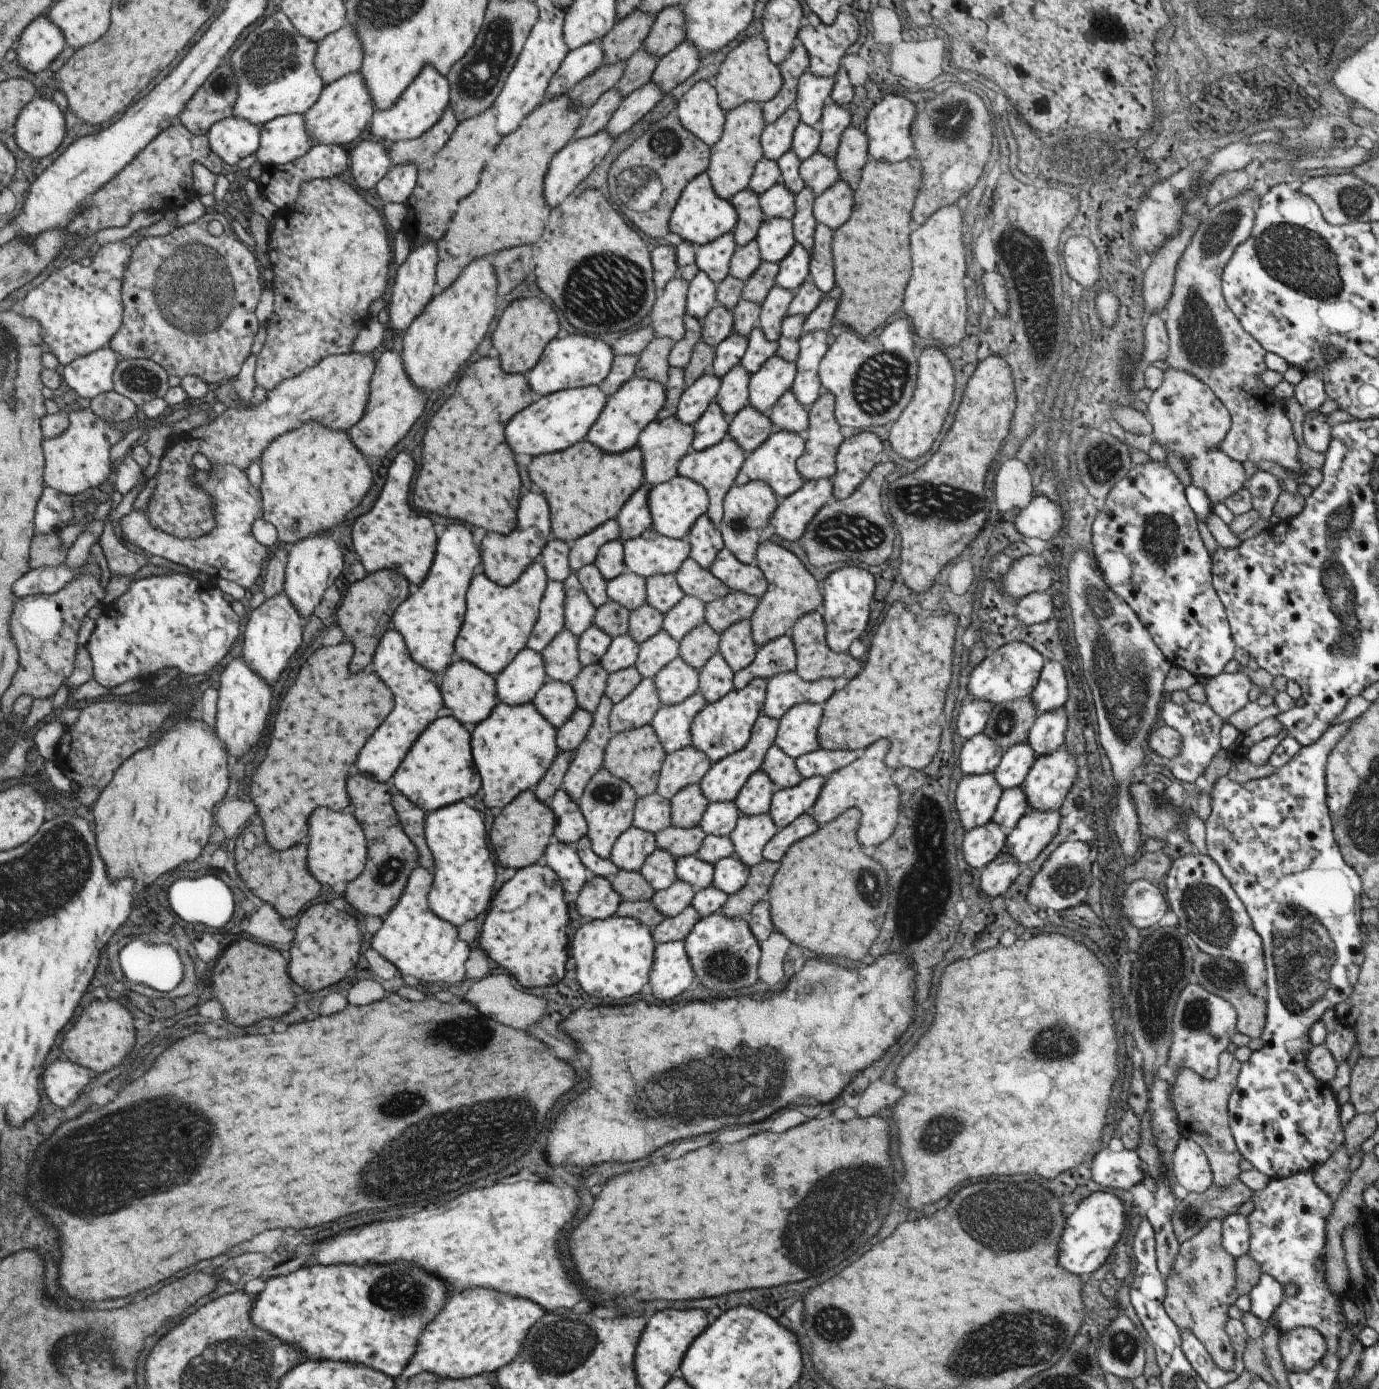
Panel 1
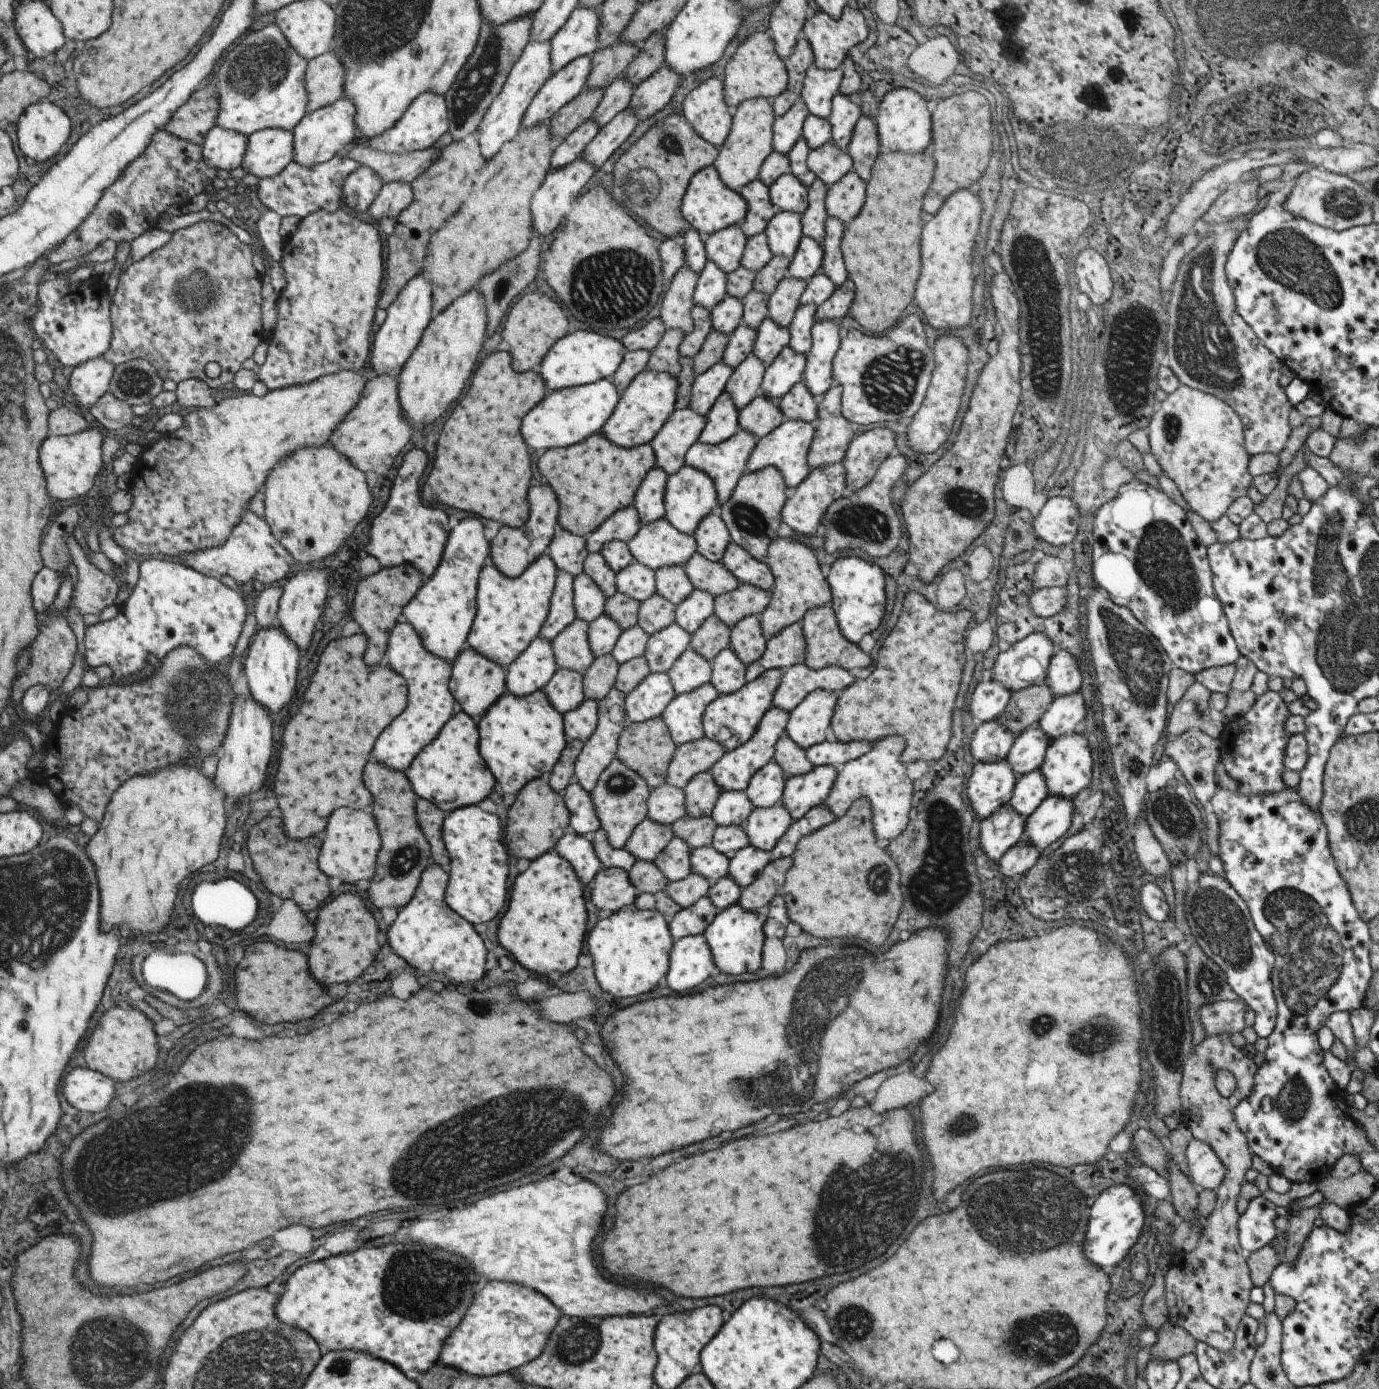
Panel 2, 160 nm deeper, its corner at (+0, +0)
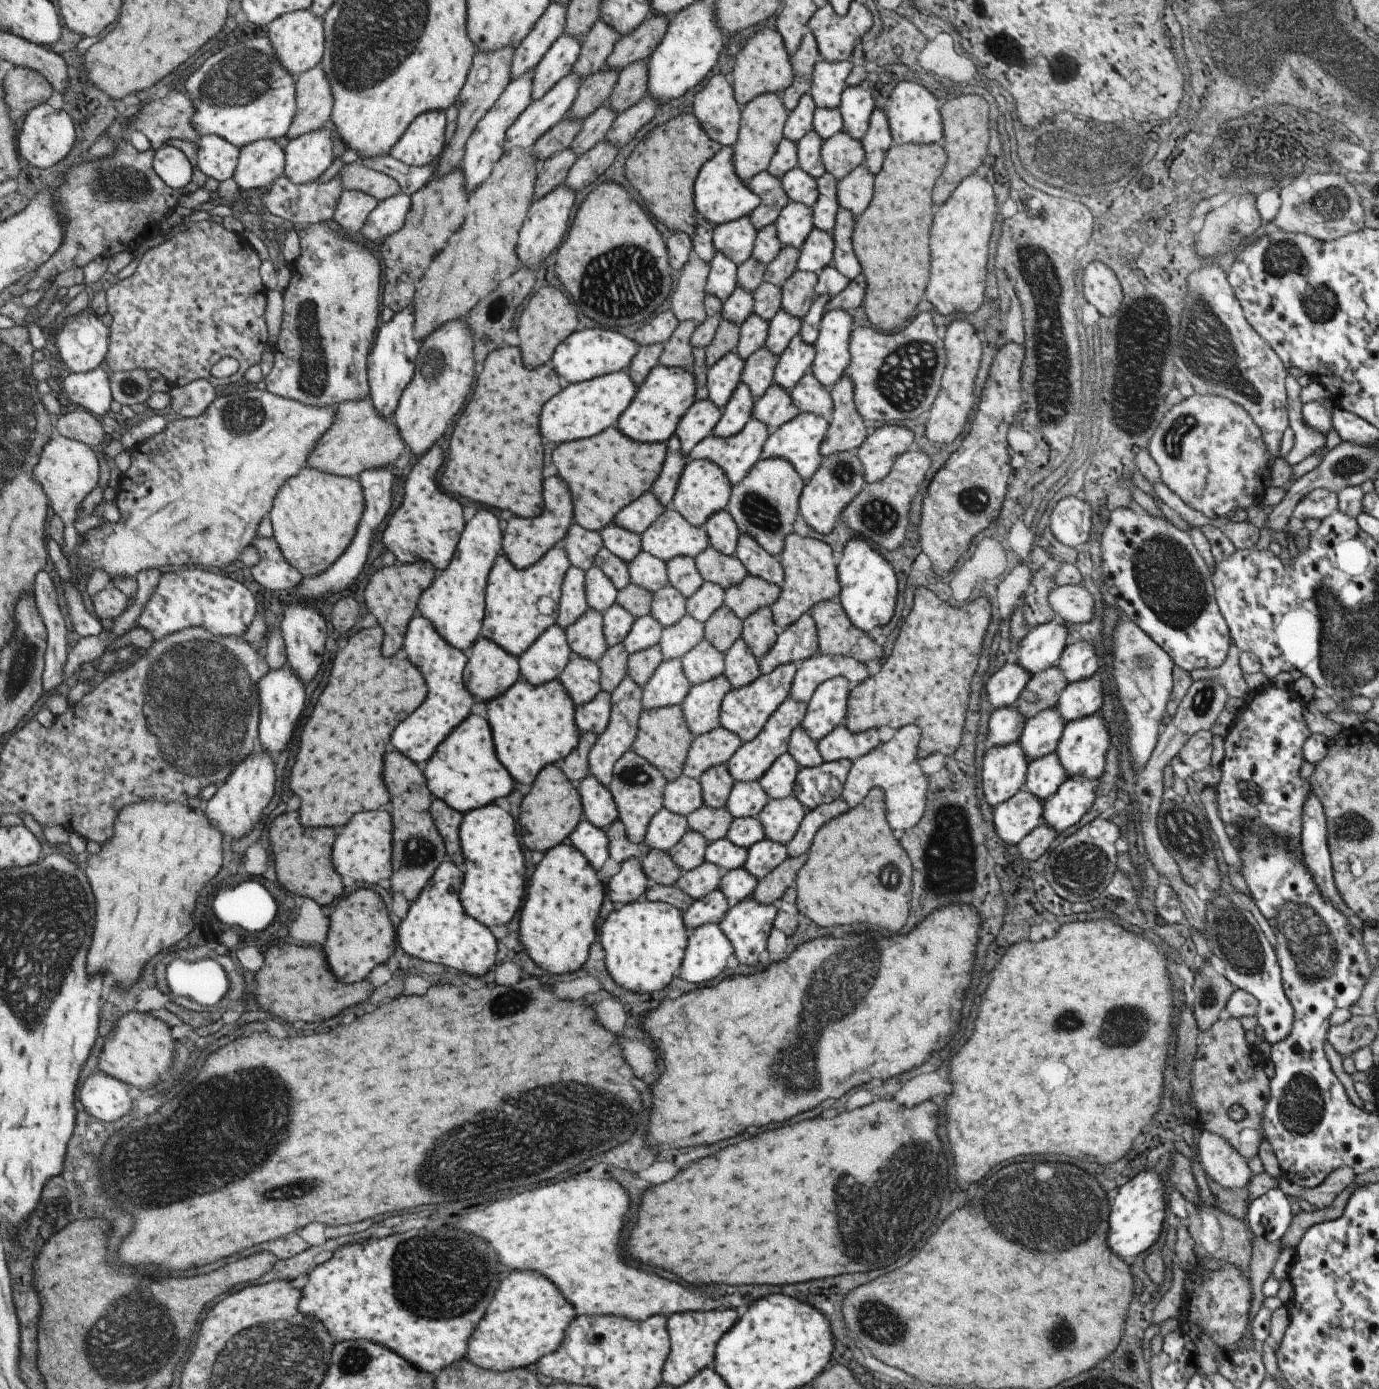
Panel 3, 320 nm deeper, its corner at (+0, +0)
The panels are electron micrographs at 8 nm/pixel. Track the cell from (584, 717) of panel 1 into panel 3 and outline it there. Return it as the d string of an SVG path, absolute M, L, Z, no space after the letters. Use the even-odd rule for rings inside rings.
M599 691L589 702L575 706L574 723L581 733L600 735L610 717L610 693Z

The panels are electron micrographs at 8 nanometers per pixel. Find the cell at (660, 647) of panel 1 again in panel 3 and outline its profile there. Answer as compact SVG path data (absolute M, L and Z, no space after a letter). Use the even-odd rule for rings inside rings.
M685 613L675 624L662 628L657 644L662 660L681 658L704 638L704 624Z

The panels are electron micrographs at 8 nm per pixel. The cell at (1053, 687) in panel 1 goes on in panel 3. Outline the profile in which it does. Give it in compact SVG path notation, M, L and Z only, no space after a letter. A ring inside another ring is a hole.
M1087 641L1067 642L1057 662L1058 669L1068 683L1094 676L1097 655Z

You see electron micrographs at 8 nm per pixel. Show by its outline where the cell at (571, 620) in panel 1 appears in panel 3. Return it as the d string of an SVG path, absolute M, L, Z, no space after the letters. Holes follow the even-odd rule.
M591 565L584 572L584 593L588 607L602 613L615 603L617 589L595 565Z

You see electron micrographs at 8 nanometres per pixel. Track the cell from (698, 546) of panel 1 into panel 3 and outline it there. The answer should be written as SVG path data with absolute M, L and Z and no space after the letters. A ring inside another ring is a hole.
M726 508L714 512L702 526L708 536L709 546L724 555L733 555L739 532Z

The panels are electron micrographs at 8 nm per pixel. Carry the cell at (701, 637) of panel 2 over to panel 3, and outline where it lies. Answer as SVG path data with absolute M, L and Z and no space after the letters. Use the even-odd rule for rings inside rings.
M721 605L703 623L704 638L717 650L726 650L741 636L742 620L738 619L725 605Z

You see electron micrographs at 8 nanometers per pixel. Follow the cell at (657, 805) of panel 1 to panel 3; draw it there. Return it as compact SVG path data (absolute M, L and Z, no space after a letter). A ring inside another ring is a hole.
M681 774L664 786L662 808L673 814L687 816L702 805L700 790L698 780Z

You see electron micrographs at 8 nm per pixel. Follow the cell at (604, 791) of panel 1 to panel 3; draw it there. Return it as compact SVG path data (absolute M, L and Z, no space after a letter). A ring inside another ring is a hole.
M631 748L624 752L613 765L612 777L606 785L622 822L626 837L634 843L644 839L651 817L662 808L663 789L668 782L653 765L635 754Z

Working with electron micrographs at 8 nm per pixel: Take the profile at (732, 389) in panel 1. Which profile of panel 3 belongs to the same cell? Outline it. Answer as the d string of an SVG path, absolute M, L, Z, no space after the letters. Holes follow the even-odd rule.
M767 347L758 348L744 360L740 382L747 385L754 400L759 398L772 383L776 356Z

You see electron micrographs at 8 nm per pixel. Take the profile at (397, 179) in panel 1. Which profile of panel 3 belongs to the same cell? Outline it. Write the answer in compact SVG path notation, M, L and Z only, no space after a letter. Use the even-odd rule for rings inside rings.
M399 192L396 195L376 203L370 216L361 228L361 234L369 242L381 242L386 236L397 232L404 223L405 214L409 210L410 195Z

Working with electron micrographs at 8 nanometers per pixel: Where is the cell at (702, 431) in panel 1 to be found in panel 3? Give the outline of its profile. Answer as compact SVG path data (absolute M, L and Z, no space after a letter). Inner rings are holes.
M739 382L739 384L734 388L734 391L731 393L729 400L722 408L722 415L719 417L717 424L713 427L712 434L721 438L737 434L743 426L745 426L745 423L751 418L754 401L755 400L752 397L749 388L747 388L747 385Z

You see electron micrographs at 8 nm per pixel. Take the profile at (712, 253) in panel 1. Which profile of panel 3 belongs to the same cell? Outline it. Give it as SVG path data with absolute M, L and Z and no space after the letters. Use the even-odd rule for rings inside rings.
M749 215L717 225L712 230L714 250L722 252L739 266L751 256L756 232Z

